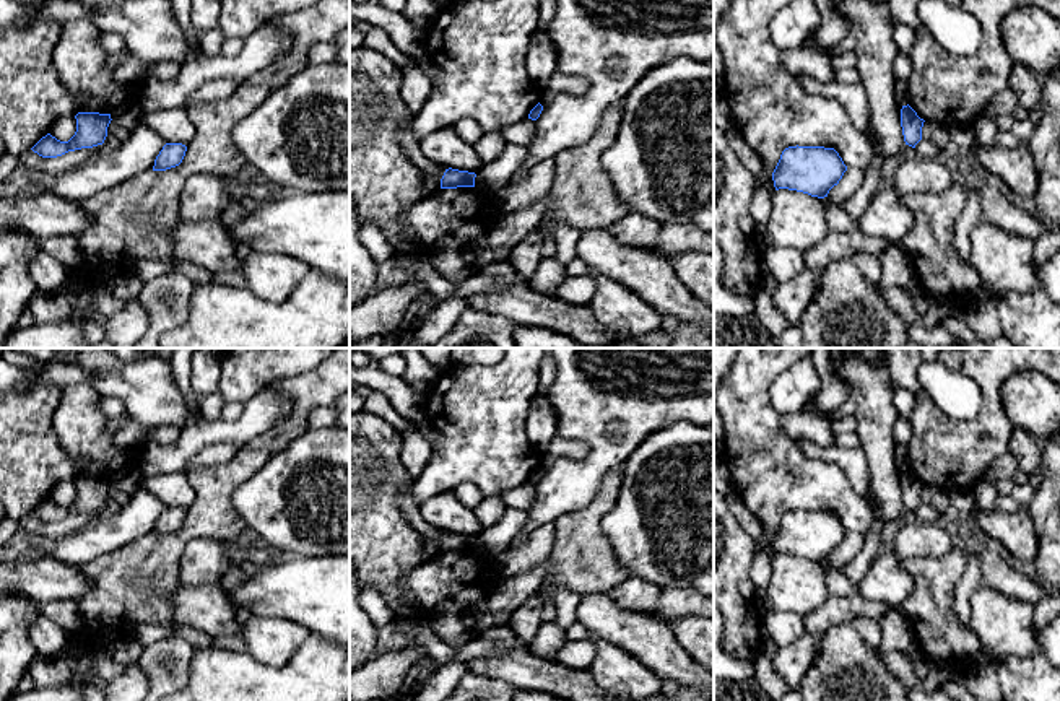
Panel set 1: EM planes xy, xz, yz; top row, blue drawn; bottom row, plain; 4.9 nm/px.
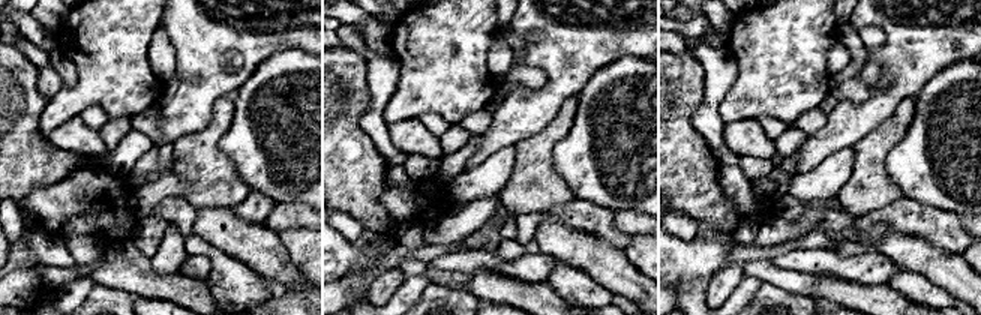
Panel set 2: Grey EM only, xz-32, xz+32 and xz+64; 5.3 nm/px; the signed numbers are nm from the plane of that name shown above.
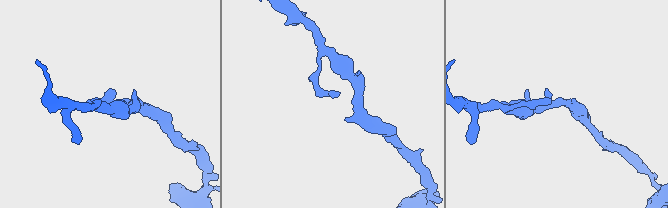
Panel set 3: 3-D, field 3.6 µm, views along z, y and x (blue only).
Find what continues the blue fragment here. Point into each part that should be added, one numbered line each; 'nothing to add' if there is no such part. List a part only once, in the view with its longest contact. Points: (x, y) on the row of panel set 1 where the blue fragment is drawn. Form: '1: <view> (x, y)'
nothing to add

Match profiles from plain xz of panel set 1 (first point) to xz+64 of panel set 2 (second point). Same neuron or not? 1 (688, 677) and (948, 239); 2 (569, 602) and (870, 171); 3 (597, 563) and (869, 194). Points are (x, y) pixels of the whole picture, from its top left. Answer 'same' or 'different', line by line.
1: different
2: different
3: same

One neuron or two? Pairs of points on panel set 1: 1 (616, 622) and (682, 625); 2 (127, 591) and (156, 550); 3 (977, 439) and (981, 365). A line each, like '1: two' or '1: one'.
1: two
2: one
3: one

